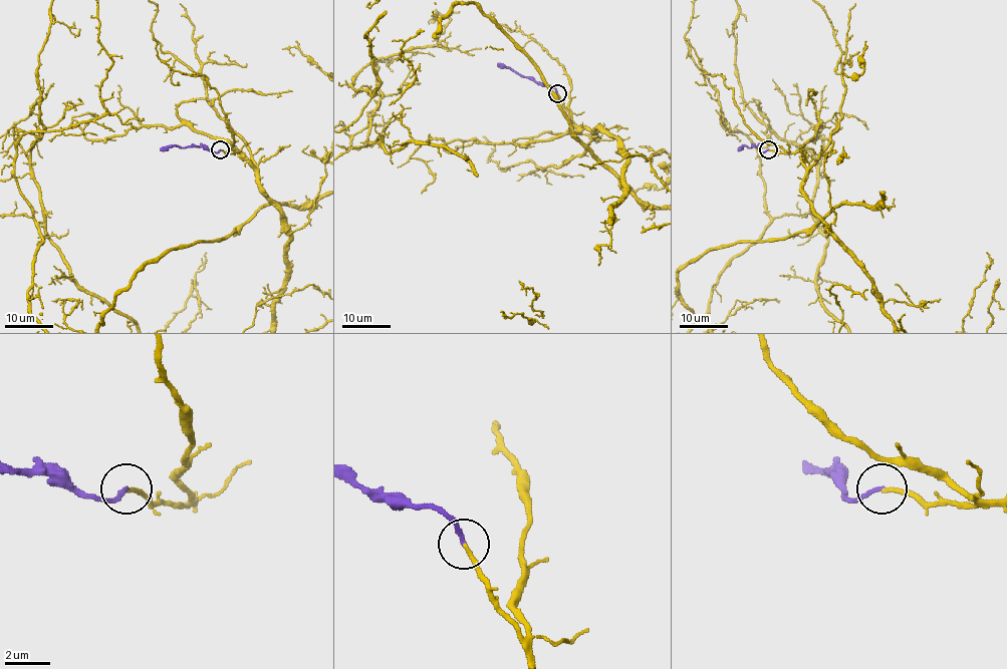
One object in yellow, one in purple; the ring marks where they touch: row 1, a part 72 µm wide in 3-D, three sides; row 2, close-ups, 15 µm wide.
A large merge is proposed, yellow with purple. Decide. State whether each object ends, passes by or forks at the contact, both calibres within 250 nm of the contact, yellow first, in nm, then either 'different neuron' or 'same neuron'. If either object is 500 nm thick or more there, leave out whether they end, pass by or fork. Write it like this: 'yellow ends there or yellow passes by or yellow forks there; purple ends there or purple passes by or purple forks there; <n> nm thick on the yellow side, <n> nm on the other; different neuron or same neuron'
yellow ends there; purple ends there; 180 nm thick on the yellow side, 190 nm on the other; different neuron

